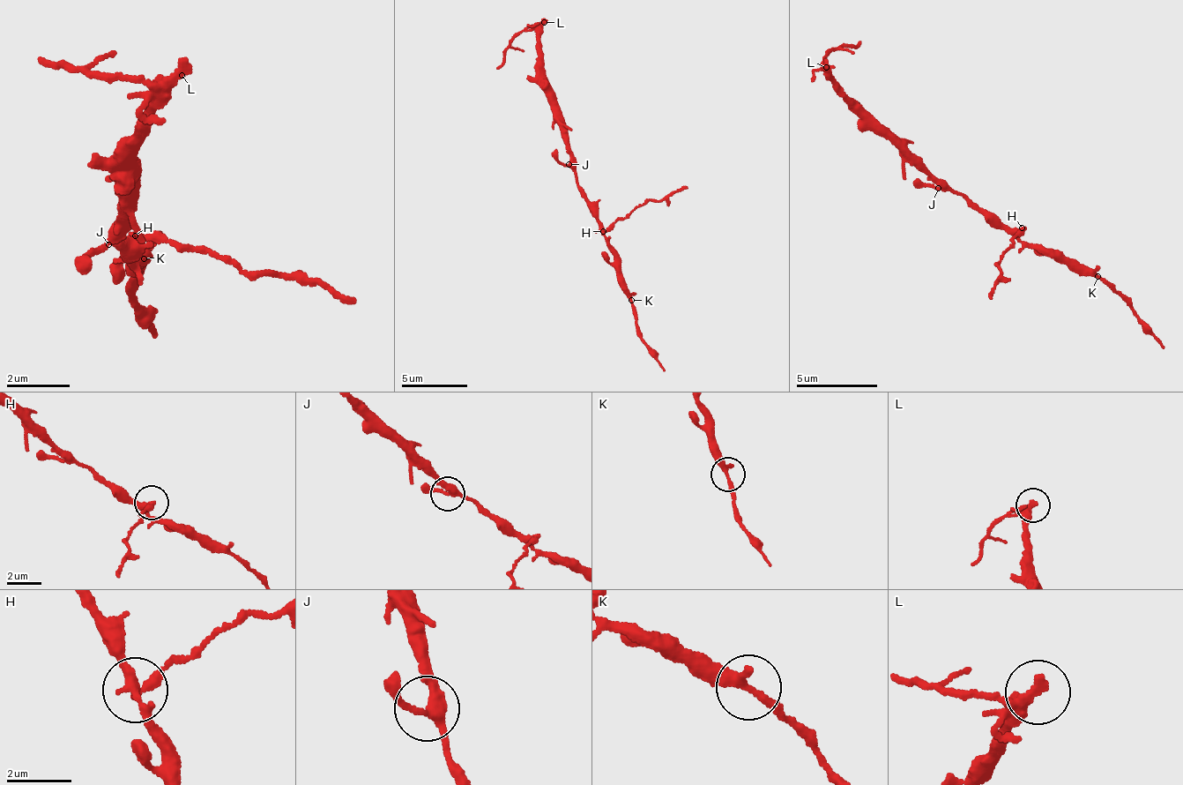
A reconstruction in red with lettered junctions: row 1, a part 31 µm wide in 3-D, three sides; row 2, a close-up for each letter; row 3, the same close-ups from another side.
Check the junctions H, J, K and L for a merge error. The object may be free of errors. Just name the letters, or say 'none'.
H

